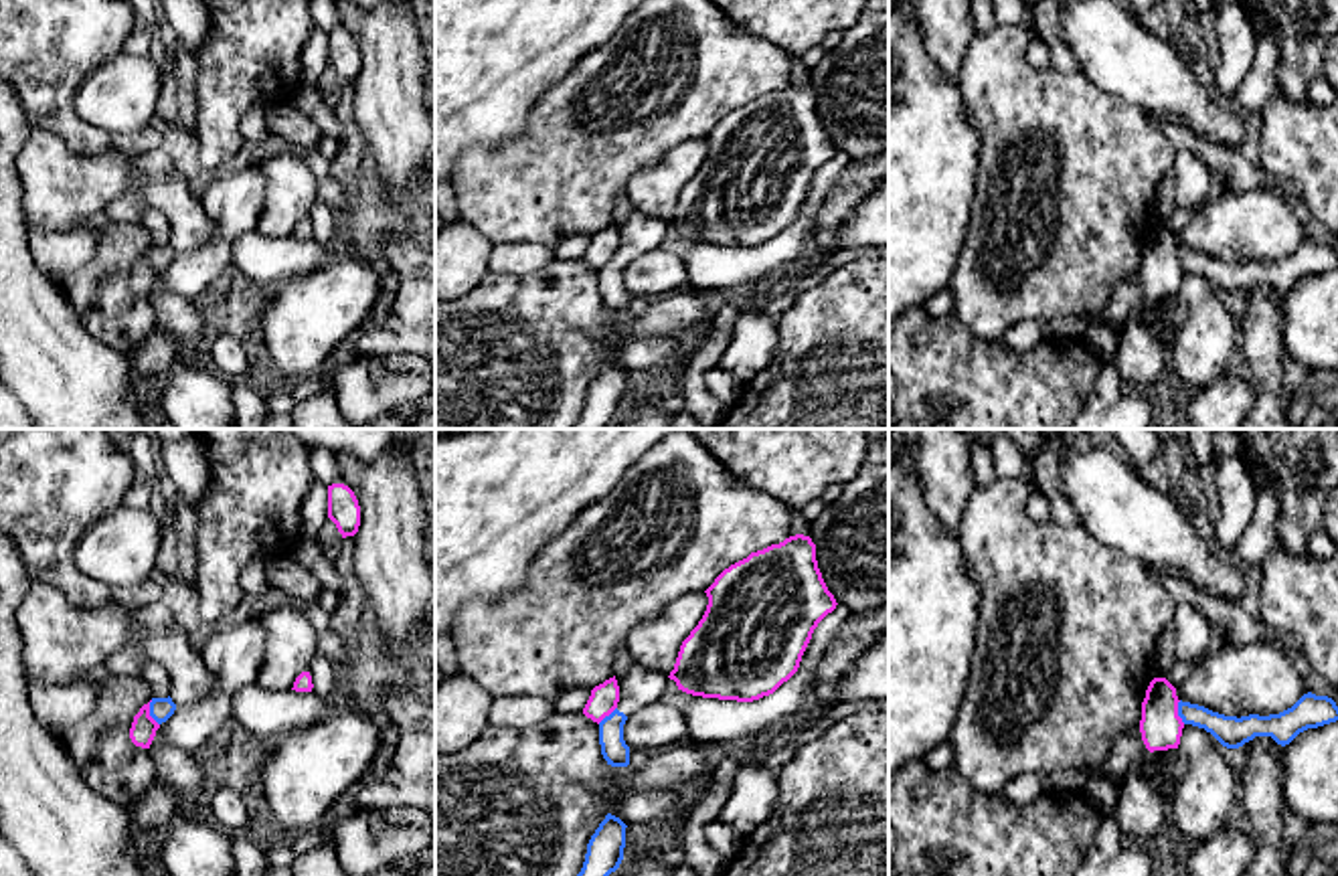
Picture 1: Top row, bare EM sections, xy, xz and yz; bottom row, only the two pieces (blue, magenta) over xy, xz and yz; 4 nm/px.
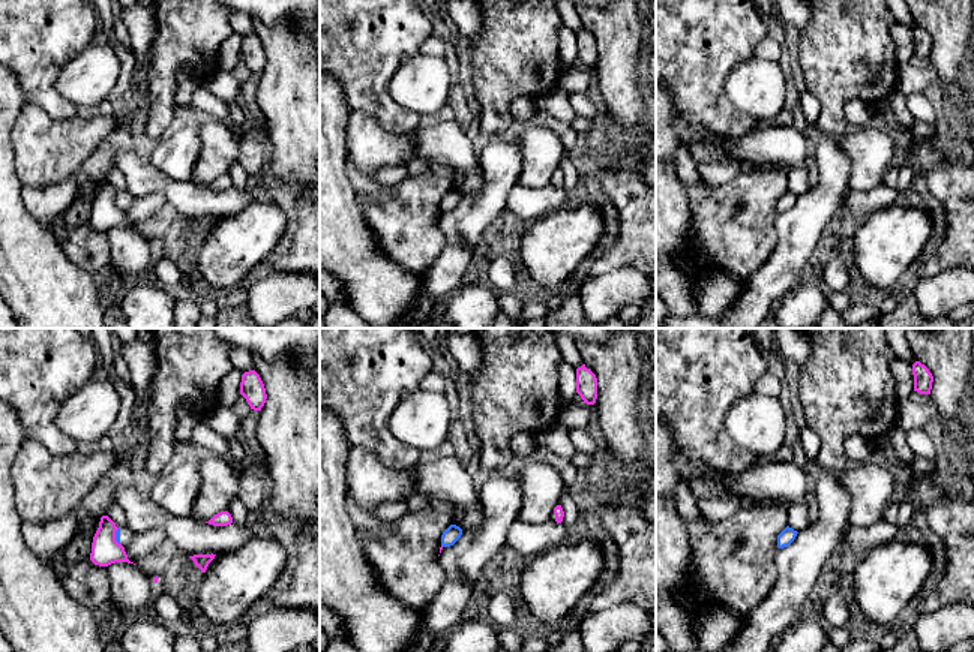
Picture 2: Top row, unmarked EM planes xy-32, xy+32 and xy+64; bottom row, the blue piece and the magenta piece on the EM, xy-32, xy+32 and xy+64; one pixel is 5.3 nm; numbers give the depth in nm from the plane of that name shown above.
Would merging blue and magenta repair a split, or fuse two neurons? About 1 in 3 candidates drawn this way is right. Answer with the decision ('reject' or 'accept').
reject

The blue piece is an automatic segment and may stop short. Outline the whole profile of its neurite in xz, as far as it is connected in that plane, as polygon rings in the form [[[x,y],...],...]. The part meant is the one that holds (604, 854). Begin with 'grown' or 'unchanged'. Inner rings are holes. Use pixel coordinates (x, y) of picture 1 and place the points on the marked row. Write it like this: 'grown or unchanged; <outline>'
unchanged; [[[607,813],[587,844],[583,868],[577,876],[609,876],[623,860],[625,823]]]

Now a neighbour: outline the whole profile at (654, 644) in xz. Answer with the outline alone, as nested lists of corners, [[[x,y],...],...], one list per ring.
[[[690,593],[670,603],[658,617],[634,627],[625,643],[634,664],[670,676],[682,641],[702,619],[706,605],[706,593]]]

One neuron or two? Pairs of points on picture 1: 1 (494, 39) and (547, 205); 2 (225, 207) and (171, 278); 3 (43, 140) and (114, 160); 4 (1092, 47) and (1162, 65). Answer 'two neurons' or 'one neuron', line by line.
1: two neurons
2: one neuron
3: one neuron
4: one neuron

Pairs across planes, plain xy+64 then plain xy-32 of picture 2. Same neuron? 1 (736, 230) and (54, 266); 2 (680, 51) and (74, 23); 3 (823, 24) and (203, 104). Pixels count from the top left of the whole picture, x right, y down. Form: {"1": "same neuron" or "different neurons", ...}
{"1": "different neurons", "2": "same neuron", "3": "different neurons"}

